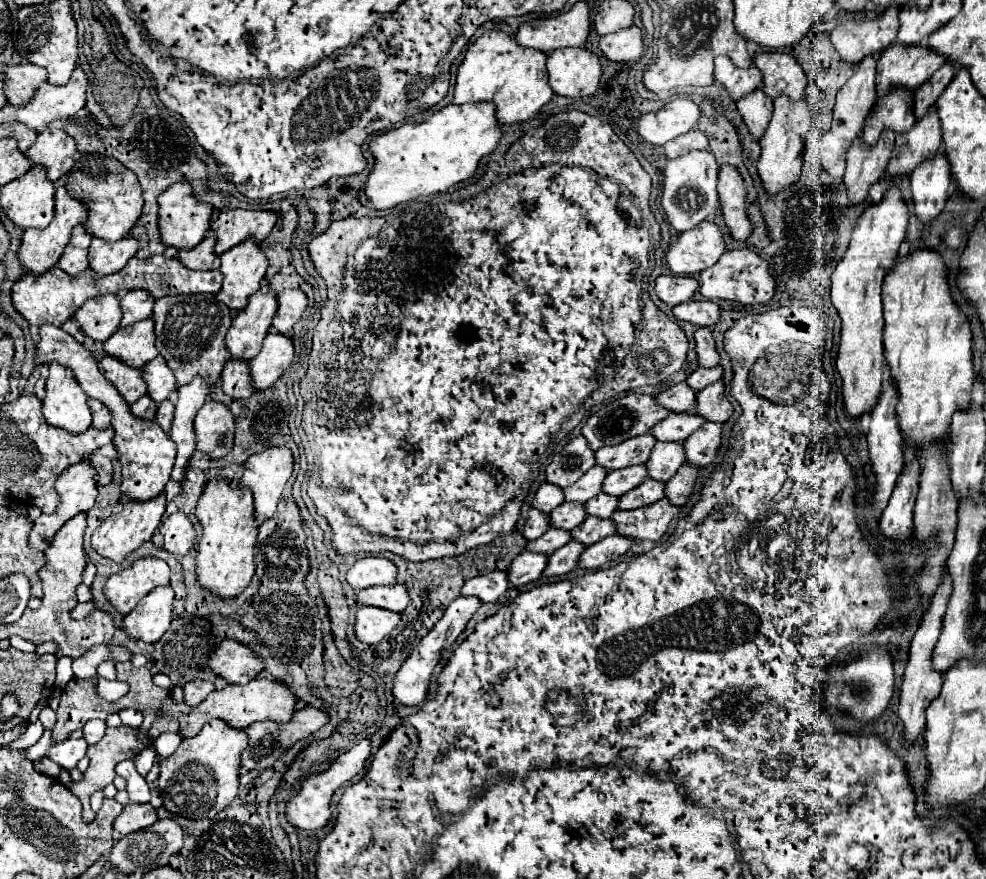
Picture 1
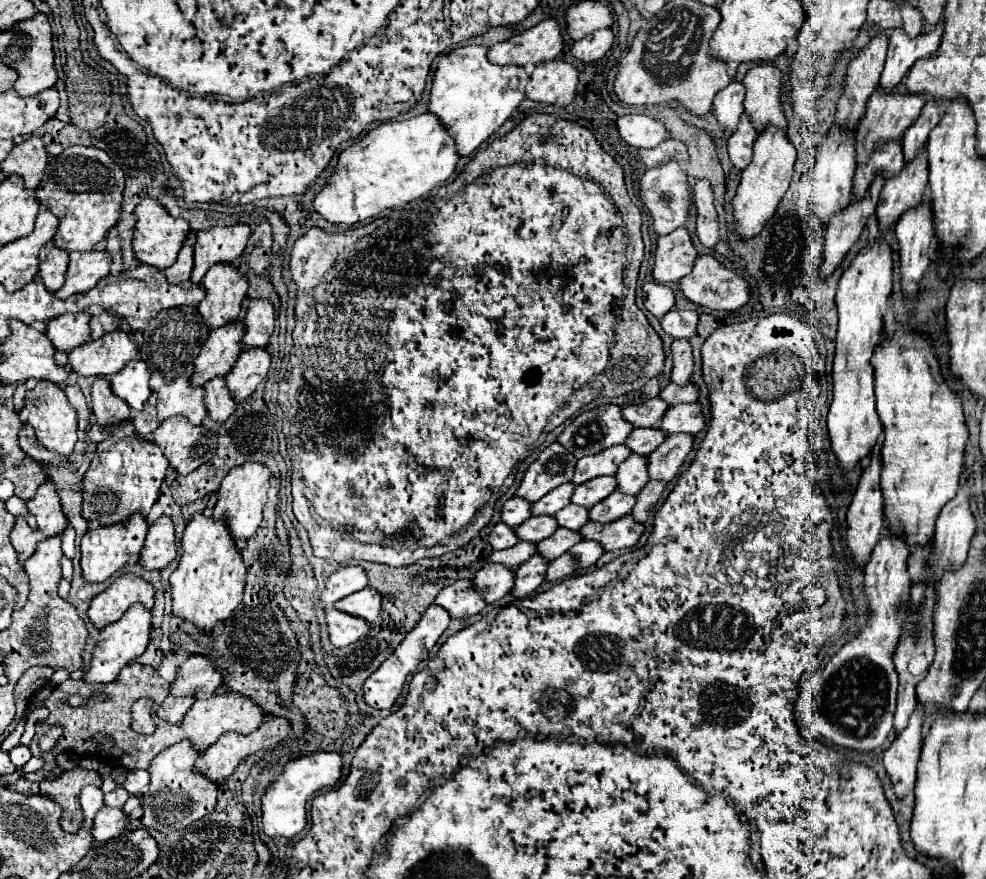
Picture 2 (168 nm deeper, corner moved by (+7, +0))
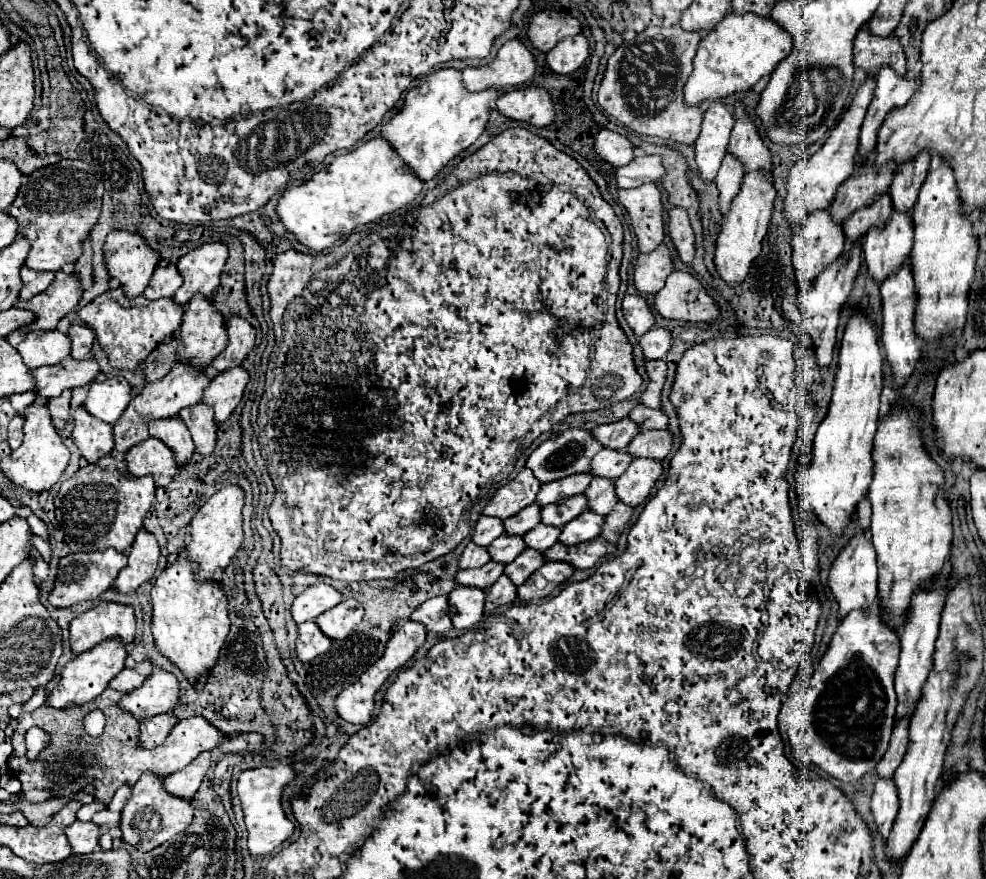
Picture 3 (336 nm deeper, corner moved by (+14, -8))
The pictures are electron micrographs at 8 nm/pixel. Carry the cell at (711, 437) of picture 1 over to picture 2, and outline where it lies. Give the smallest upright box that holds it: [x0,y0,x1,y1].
[649,434,693,482]

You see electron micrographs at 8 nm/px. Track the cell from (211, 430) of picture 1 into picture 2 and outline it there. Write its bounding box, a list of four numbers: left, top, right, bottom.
[153,416,217,474]

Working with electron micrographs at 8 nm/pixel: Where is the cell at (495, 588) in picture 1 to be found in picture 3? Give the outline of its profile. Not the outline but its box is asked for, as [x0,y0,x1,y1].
[410,596,450,634]

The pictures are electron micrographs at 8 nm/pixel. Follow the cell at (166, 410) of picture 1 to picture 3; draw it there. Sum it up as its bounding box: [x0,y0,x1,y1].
[112,364,210,454]

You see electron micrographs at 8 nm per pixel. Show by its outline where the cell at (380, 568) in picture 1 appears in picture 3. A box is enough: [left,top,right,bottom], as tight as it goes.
[290,582,342,624]

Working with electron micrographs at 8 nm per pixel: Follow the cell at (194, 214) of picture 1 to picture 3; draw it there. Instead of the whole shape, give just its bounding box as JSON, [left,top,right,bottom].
[104,230,158,298]

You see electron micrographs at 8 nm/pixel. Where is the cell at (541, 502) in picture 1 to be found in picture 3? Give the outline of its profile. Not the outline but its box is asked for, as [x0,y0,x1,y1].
[472,516,502,548]

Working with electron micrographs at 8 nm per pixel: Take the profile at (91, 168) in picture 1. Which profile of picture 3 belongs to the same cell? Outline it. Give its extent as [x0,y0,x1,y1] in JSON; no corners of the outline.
[8,160,102,272]

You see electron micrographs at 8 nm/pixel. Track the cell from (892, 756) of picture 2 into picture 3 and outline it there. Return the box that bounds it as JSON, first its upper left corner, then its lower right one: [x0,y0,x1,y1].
[870,780,900,840]

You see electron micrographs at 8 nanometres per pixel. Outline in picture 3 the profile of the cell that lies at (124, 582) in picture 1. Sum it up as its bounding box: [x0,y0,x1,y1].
[70,602,136,656]

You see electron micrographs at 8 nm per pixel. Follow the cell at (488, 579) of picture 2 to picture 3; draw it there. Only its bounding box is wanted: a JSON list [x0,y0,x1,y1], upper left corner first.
[448,586,486,630]

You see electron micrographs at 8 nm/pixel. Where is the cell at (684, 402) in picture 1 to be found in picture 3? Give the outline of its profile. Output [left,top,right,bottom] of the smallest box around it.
[592,418,638,450]

